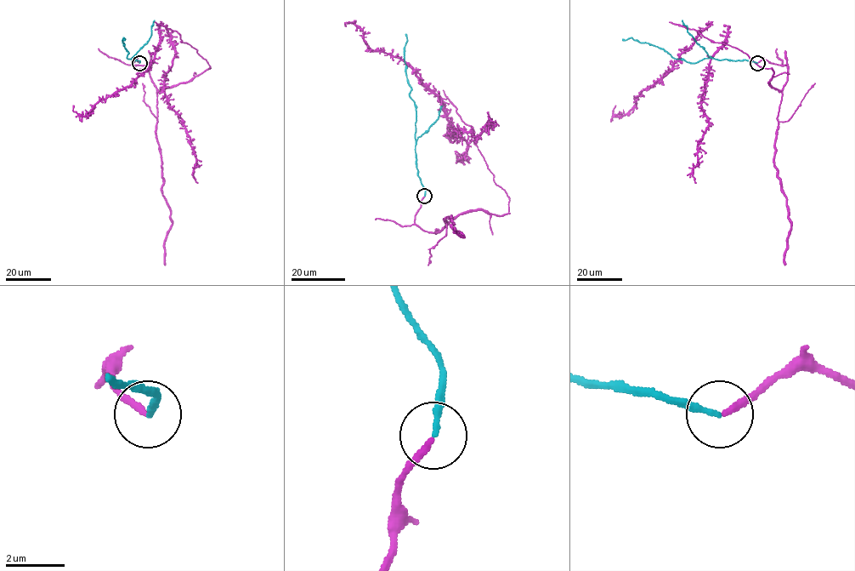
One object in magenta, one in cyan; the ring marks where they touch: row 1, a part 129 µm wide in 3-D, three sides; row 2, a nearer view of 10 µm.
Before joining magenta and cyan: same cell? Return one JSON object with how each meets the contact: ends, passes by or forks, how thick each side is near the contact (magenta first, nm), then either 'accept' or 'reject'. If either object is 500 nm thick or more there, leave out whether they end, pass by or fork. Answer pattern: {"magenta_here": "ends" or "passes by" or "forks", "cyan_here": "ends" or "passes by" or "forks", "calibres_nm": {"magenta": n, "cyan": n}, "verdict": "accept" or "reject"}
{"magenta_here": "ends", "cyan_here": "ends", "calibres_nm": {"magenta": 200, "cyan": 180}, "verdict": "accept"}

